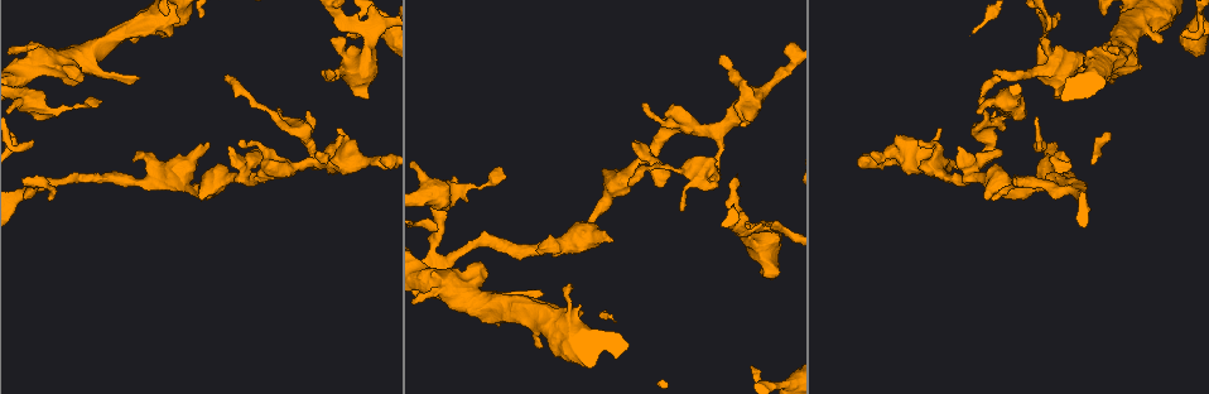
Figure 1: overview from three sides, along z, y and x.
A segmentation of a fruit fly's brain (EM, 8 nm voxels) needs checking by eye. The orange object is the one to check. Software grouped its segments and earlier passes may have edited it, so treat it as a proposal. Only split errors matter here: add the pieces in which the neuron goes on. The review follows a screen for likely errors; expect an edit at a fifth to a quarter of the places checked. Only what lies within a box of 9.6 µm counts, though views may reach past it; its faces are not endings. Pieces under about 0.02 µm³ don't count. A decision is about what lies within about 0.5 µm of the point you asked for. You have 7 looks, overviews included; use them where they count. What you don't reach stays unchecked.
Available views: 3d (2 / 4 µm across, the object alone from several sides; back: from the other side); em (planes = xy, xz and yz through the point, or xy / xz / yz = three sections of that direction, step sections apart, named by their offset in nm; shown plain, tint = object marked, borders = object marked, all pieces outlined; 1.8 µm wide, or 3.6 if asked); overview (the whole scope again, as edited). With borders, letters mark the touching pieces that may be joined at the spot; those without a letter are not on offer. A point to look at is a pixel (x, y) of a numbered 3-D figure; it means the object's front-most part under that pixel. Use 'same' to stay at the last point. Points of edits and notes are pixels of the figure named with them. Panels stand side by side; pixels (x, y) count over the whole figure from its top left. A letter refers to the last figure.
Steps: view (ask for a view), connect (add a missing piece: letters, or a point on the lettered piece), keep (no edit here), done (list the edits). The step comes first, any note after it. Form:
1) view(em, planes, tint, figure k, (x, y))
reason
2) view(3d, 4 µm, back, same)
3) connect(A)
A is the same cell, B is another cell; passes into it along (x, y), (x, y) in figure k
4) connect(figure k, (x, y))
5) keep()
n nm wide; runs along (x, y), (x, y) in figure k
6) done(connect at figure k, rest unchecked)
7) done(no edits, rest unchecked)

view(em, planes, borders, figure 1, (136, 79))
free end

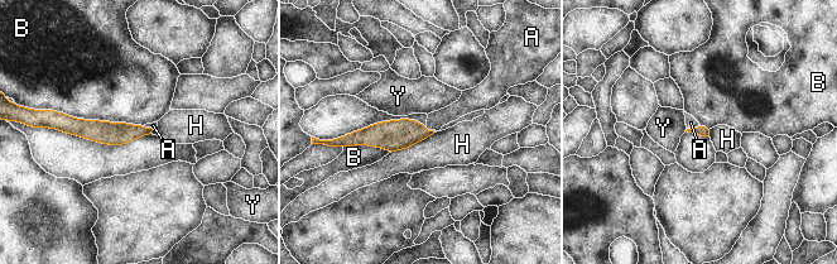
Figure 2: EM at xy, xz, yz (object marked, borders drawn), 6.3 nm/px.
connect(A)
B touches over 600 nm; A is the same cell, B, H and Y are other cells; passes into it along (702, 130), (694, 128), (691, 123) in figure 2; it goes on there

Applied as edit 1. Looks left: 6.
view(overview)
redraw

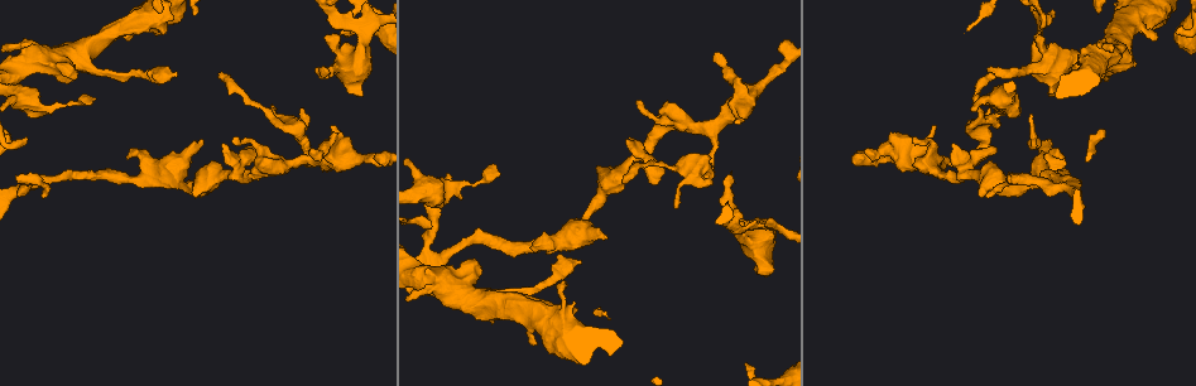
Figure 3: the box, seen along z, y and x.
view(3d, 2 µm, figure 3, (730, 177))
free end

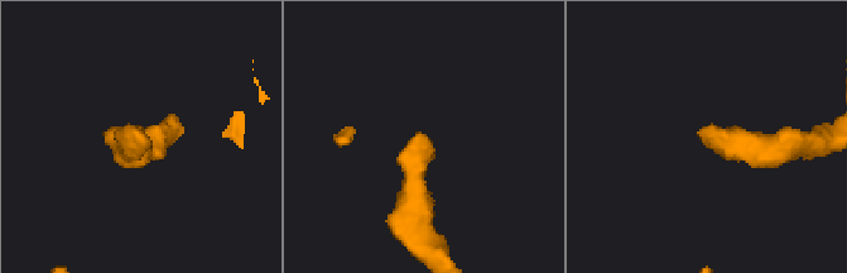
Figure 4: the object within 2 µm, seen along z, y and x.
view(em, planes, borders, figure 4, (704, 129))
now the EM

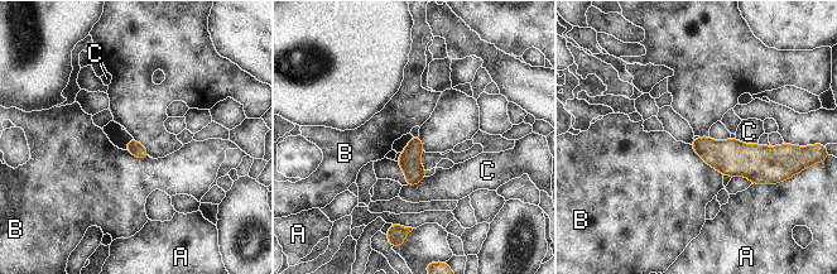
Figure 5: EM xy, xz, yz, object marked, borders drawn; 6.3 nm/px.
keep()
A, B and C are other cells; border along (688, 144), (722, 176) in figure 5; no lettered piece goes on from it

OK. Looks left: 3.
view(em, 3.6 µm, xz, step 8, tint, figure 3, (764, 271))

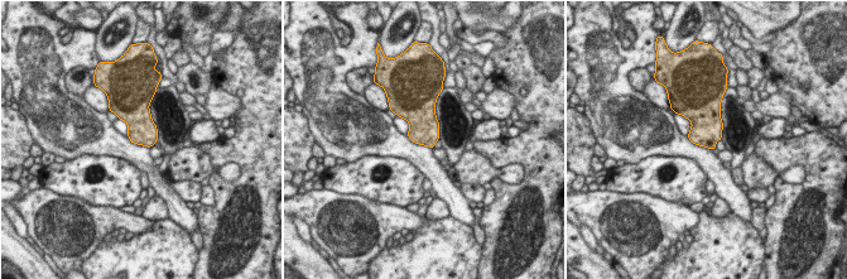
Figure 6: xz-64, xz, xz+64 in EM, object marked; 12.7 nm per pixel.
view(em, 3.6 µm, xz, step 8, borders, same)

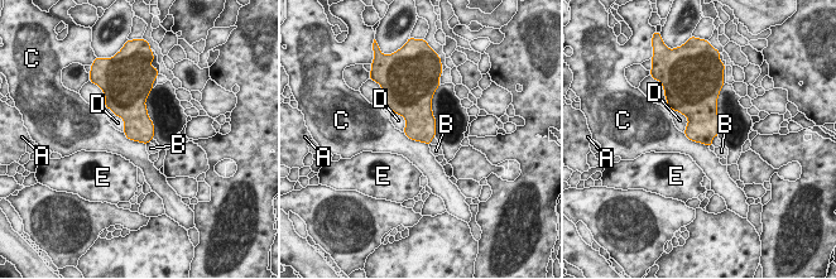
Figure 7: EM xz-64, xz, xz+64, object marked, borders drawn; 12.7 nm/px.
keep()
C touches over 380 nm; A, B, C, D and E are other cells; border along (683, 131), (690, 139), (709, 145) in figure 7; no lettered piece goes on from it

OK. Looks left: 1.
done(connect at figure 2, rest unchecked)

